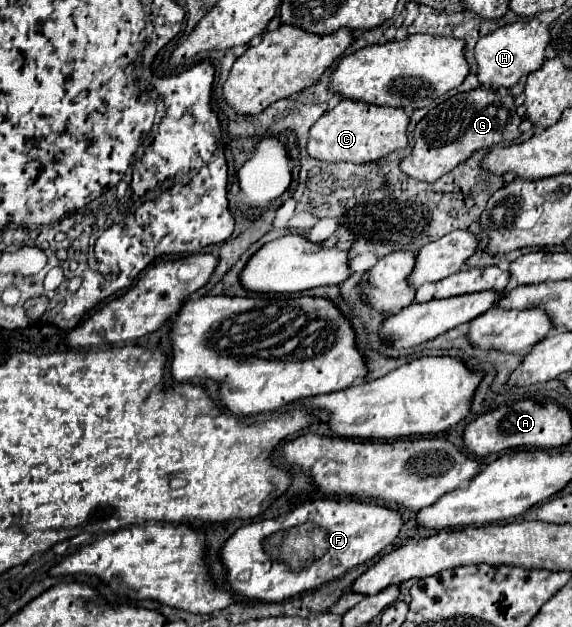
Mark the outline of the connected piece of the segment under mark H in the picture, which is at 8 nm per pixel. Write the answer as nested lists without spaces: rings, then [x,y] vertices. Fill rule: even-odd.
[[[522,18],[514,24],[496,28],[494,32],[482,36],[476,42],[476,62],[478,62],[478,80],[484,88],[500,90],[512,88],[522,76],[538,70],[544,64],[544,50],[550,42],[550,28],[538,18]]]

